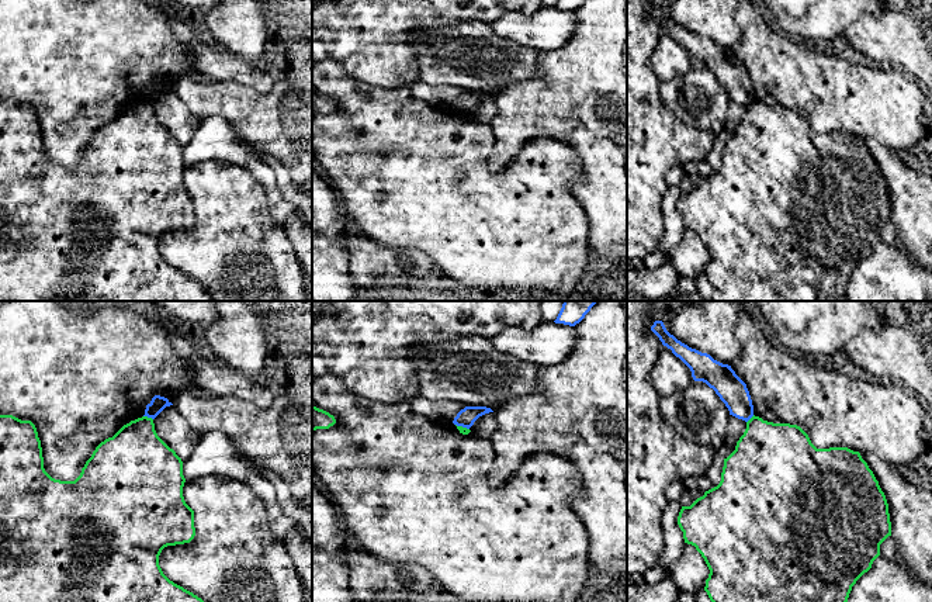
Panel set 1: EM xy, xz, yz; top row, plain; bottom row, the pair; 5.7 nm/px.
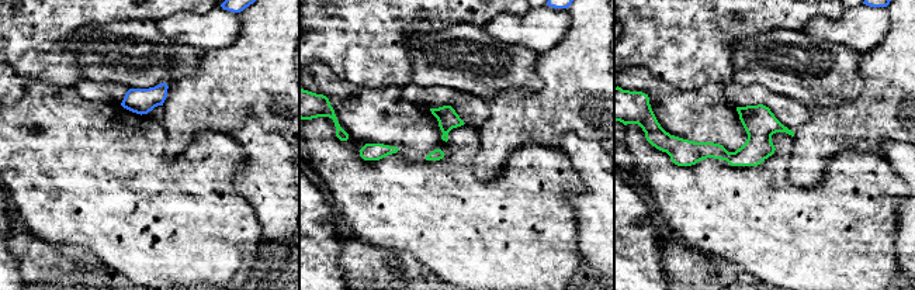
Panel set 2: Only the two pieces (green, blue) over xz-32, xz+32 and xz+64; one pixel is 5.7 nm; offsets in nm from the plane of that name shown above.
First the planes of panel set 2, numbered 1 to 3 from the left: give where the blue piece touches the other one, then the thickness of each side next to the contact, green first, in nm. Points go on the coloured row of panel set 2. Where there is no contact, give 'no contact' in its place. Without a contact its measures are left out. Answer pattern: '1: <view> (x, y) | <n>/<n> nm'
1: no contact
2: no contact
3: no contact

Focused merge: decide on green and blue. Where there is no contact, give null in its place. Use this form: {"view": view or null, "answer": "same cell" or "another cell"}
{"view": "xy", "answer": "another cell"}

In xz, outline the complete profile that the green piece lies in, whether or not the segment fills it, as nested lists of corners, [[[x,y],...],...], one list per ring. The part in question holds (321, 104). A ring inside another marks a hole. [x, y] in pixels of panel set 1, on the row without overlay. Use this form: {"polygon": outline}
{"polygon": [[[312,90],[312,115],[329,114],[336,108],[336,104],[329,97]]]}

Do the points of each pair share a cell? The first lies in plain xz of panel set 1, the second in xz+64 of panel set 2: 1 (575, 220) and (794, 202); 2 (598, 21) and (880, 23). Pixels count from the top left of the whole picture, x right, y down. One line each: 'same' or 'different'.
1: same
2: different

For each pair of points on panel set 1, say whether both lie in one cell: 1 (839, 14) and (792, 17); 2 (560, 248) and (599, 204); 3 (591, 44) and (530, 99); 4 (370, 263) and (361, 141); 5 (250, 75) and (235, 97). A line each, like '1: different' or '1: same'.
1: same
2: different
3: same
4: different
5: different

